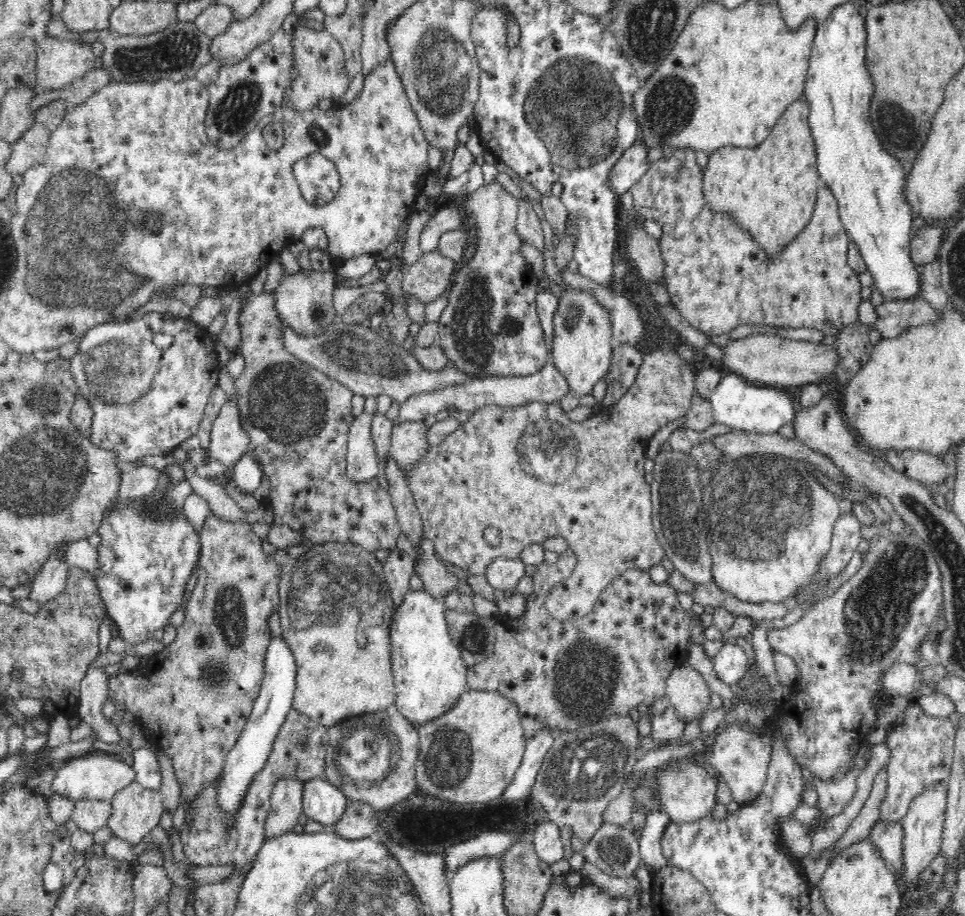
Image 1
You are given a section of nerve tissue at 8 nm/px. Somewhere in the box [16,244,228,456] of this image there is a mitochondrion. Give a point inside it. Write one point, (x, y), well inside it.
(121, 368)

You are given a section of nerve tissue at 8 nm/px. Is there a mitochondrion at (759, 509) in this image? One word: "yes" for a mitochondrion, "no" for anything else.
yes

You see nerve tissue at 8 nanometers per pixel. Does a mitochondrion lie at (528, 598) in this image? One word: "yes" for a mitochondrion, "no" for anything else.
no

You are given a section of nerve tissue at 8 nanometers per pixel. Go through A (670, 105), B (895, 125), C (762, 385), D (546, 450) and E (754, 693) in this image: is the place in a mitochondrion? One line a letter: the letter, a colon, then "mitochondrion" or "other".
A: mitochondrion
B: mitochondrion
C: other
D: mitochondrion
E: mitochondrion

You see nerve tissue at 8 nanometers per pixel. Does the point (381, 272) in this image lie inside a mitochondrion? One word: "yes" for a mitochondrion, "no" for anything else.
no

